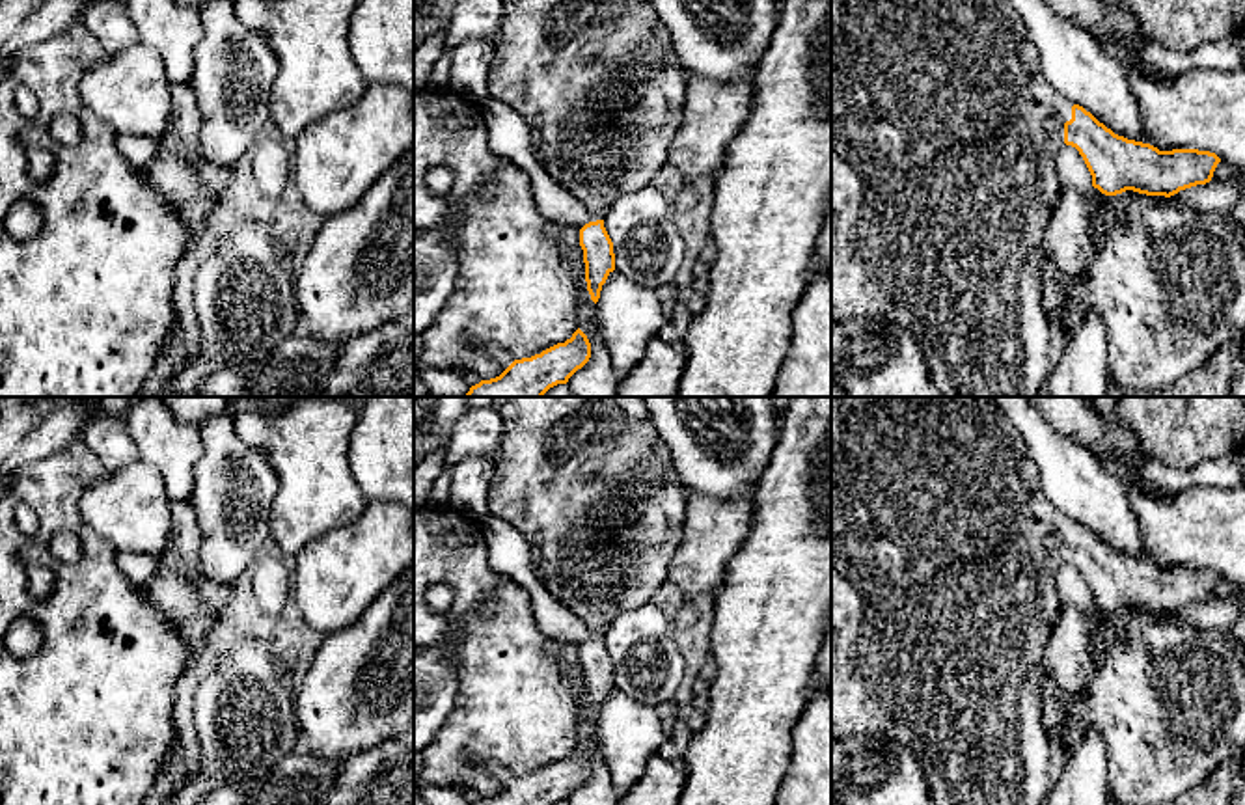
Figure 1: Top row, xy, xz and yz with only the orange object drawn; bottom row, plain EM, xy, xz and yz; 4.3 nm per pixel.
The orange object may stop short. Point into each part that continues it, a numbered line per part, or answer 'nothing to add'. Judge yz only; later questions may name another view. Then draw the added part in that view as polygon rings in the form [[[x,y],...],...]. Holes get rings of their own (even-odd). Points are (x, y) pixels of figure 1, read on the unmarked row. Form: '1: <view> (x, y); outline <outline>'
1: yz (944, 548); outline [[[831,397],[831,738],[885,736],[910,747],[923,764],[924,779],[936,805],[1044,805],[1053,781],[1049,775],[1051,742],[1040,716],[1040,693],[1047,678],[1044,654],[1060,613],[1055,587],[1064,561],[1064,540],[1072,537],[1074,520],[1055,509],[1044,496],[1034,462],[1005,414],[990,397]]]

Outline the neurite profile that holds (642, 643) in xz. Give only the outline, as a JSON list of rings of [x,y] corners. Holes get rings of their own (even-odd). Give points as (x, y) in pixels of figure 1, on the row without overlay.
[[[654,602],[624,609],[608,626],[604,645],[613,660],[617,689],[654,708],[675,703],[686,662],[671,613]]]

